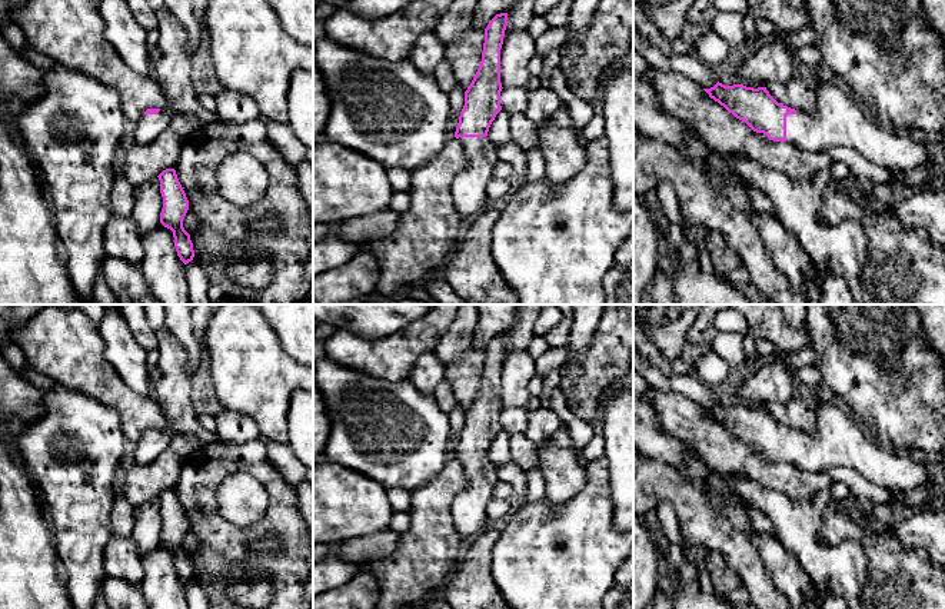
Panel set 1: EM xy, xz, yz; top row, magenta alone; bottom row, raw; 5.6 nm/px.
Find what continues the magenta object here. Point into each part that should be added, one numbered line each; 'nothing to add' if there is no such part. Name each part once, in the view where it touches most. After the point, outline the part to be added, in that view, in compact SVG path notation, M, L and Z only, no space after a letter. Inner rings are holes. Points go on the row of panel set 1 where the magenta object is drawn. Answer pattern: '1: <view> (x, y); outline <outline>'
1: yz (837, 120); outline M831 83L818 87L816 106L811 113L796 112L786 116L786 142L812 153L843 146L901 176L928 159L924 144L908 133L896 133L868 117Z

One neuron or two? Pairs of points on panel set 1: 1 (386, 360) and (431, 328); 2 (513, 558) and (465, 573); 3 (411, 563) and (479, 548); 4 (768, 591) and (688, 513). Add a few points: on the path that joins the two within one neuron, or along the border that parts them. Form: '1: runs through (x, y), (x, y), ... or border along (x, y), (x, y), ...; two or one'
1: runs through (398, 352), (419, 336); one
2: border along (499, 532), (492, 553), (492, 578), (502, 593); two
3: border along (465, 546), (462, 558), (446, 581); two
4: runs through (749, 569), (709, 529); one

